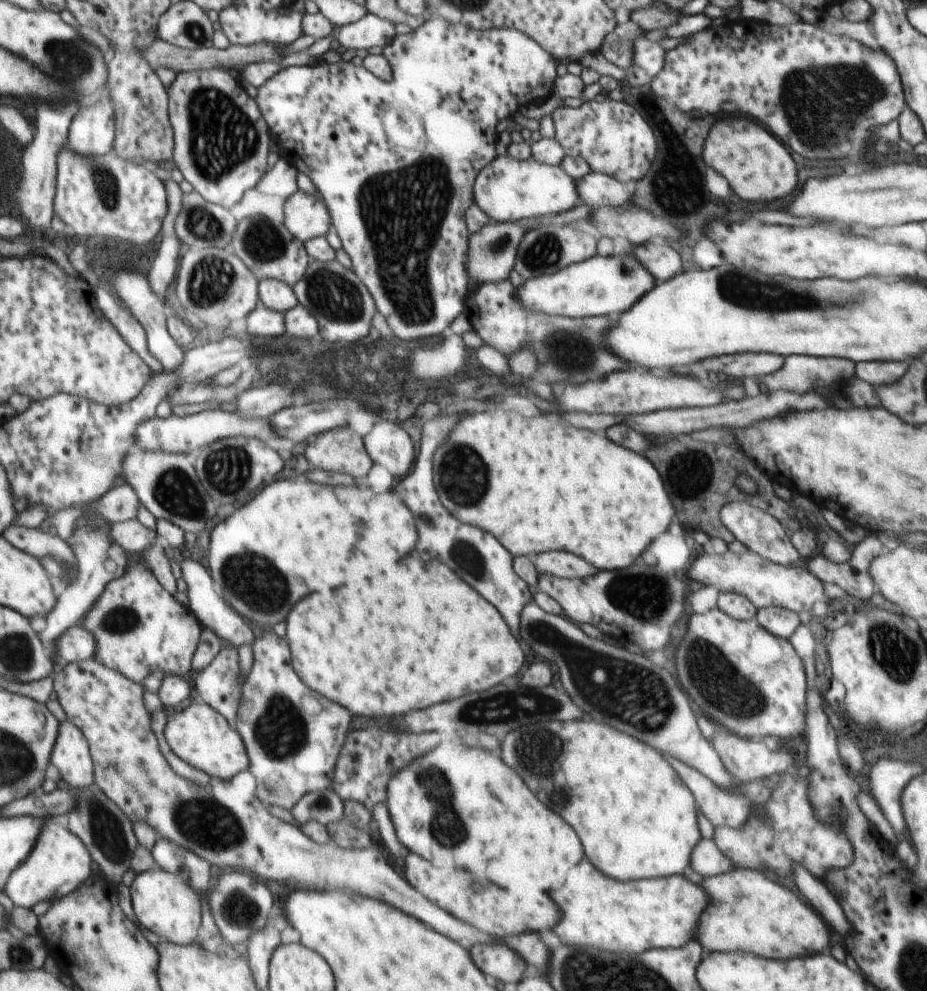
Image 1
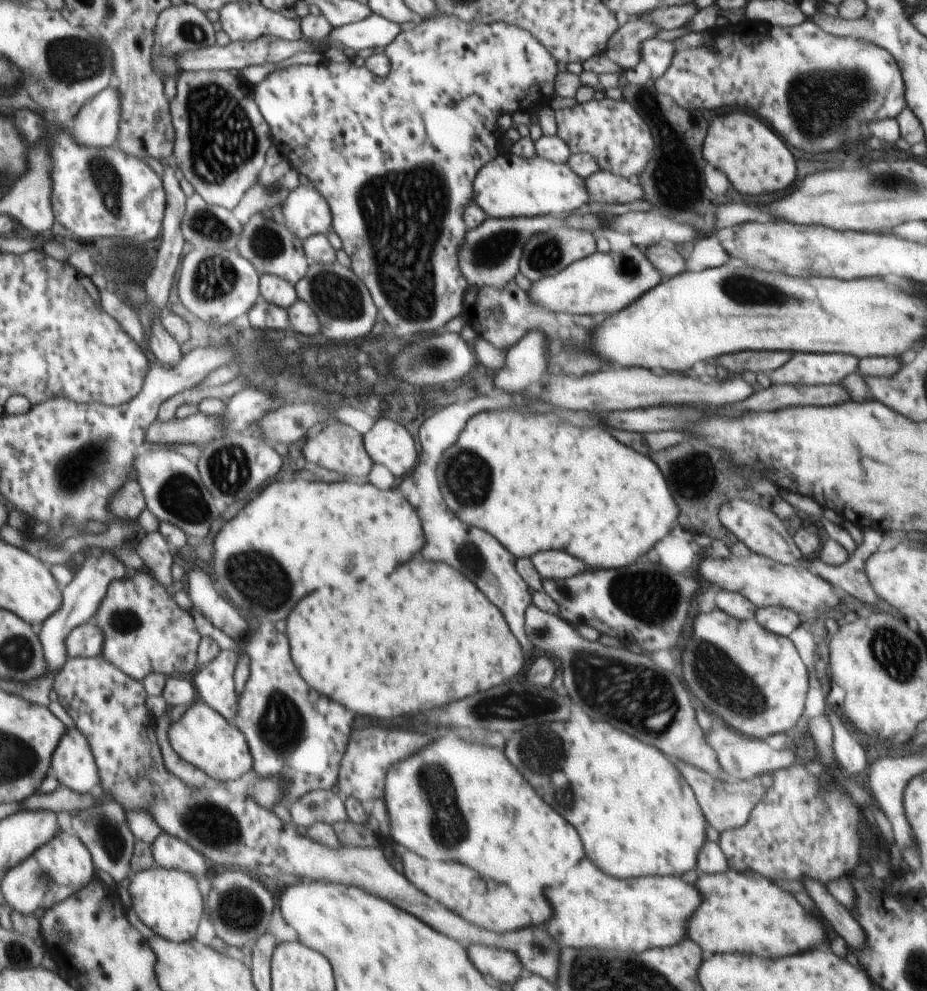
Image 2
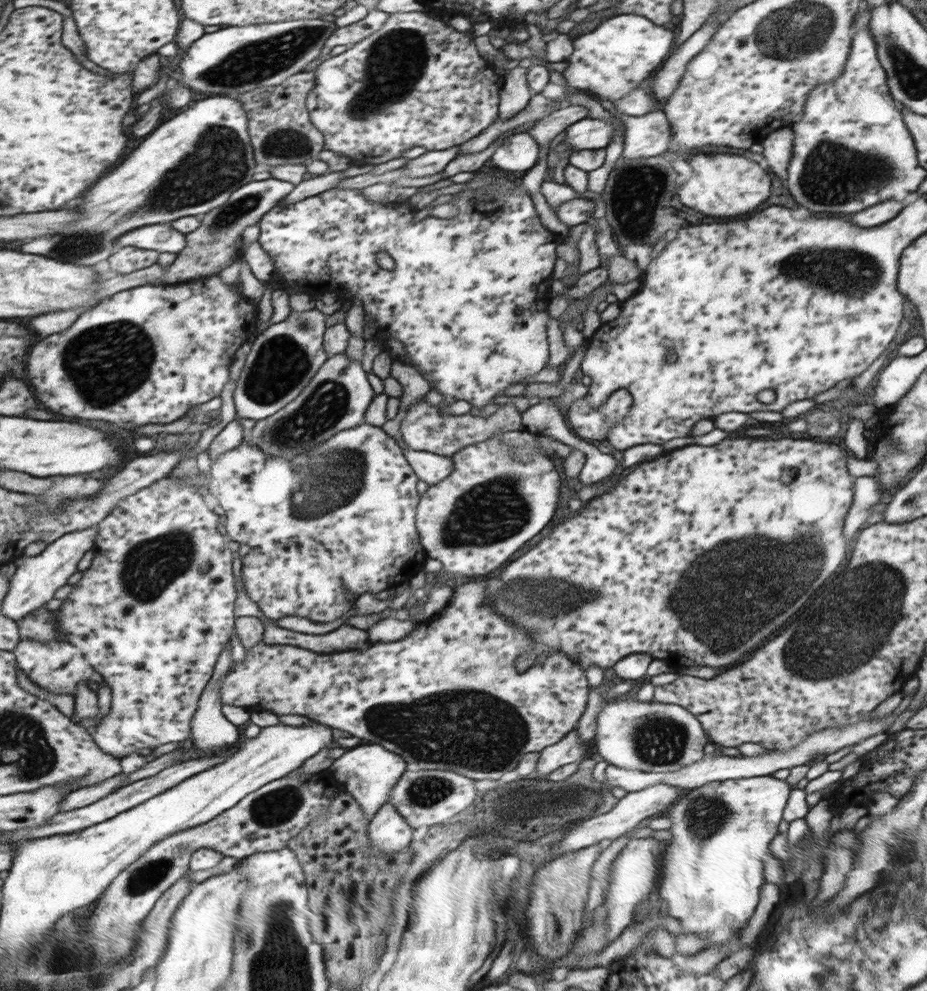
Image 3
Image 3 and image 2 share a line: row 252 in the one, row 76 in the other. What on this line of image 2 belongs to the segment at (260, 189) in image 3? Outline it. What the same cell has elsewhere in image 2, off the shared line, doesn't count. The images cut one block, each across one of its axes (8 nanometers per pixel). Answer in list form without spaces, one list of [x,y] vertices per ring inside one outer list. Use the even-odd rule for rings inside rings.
[[[186,71],[176,81],[176,95],[169,102],[173,127],[176,132],[176,150],[172,161],[201,197],[214,206],[235,207],[244,192],[259,182],[266,173],[266,150],[276,141],[272,138],[267,120],[255,101],[254,89],[235,71]]]

